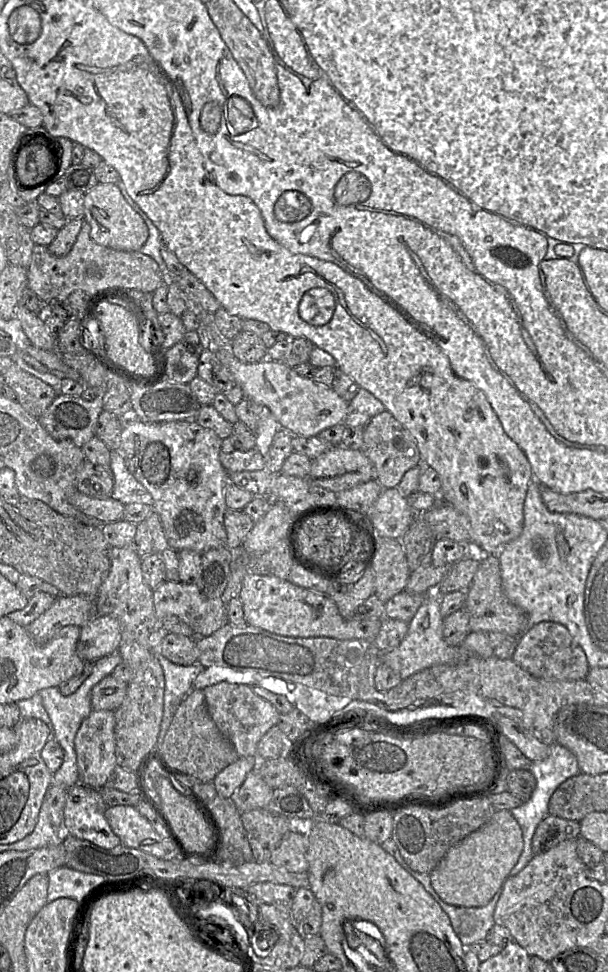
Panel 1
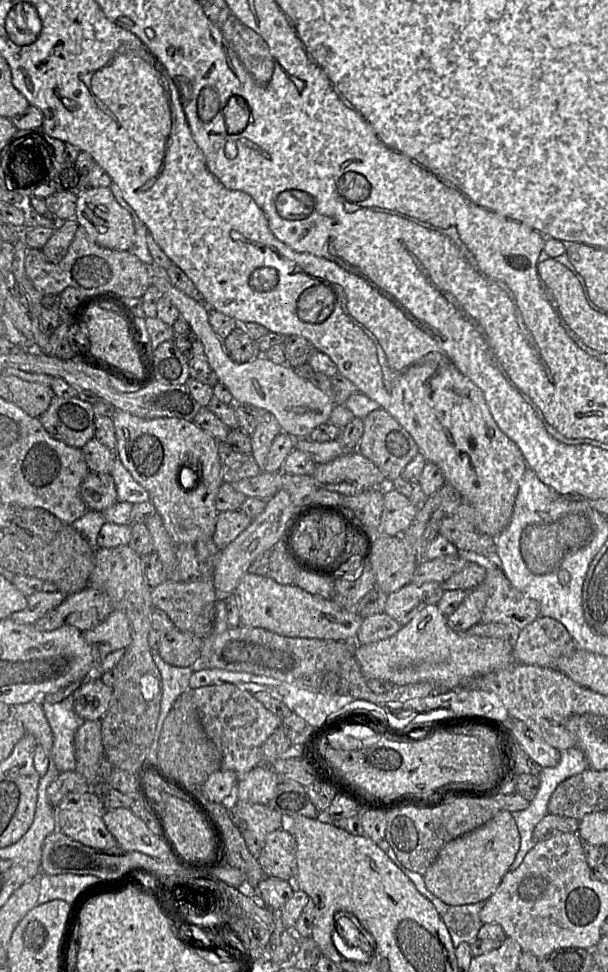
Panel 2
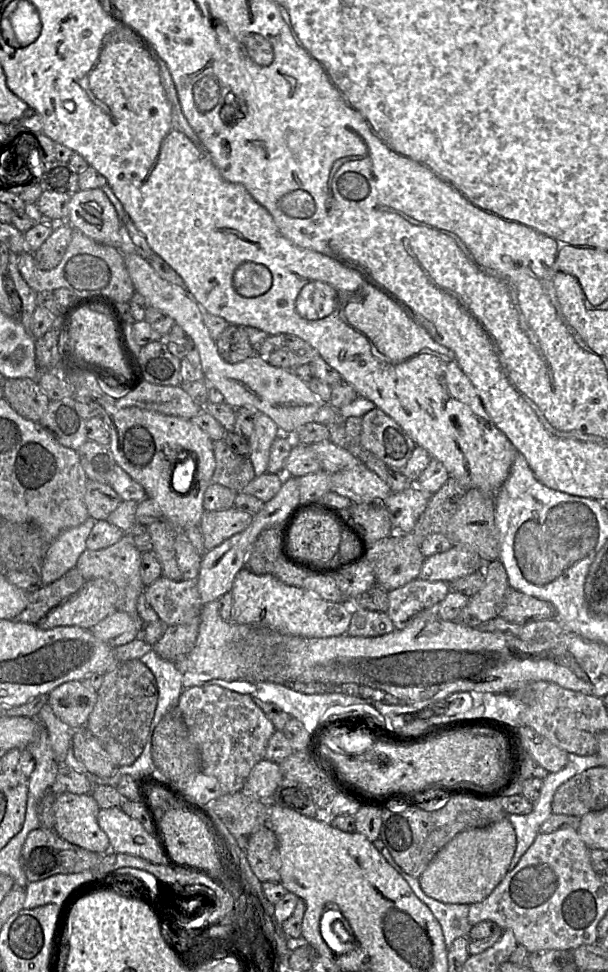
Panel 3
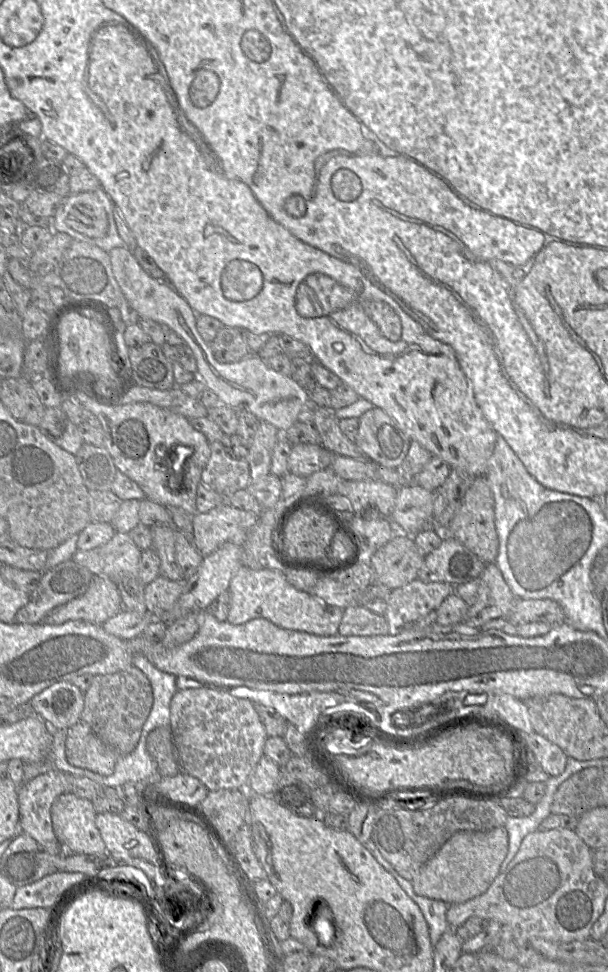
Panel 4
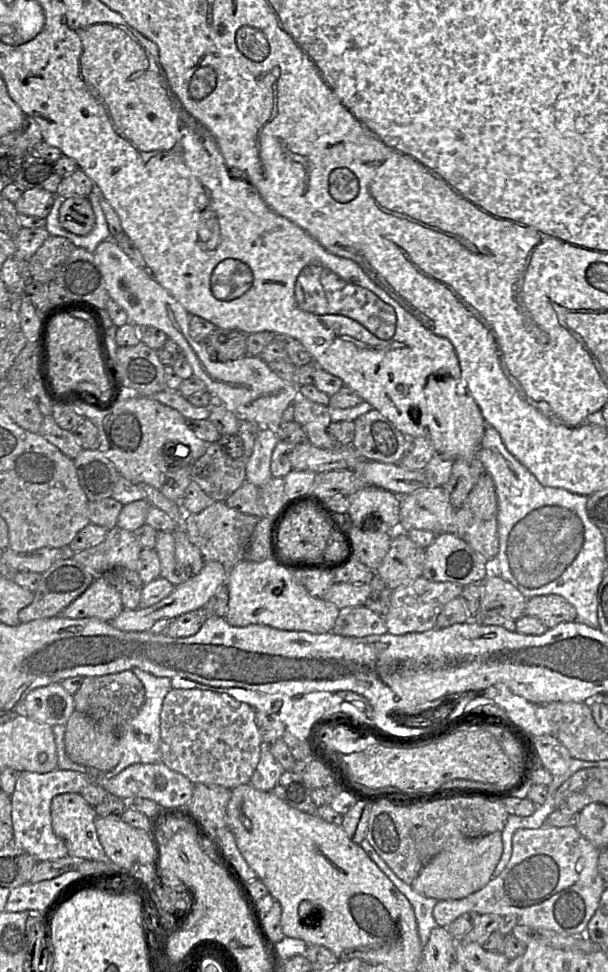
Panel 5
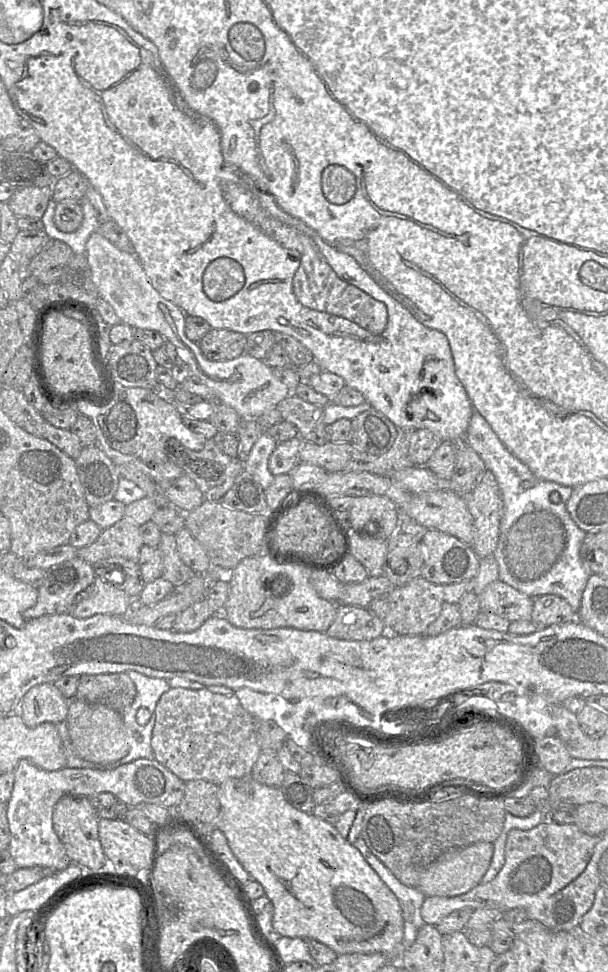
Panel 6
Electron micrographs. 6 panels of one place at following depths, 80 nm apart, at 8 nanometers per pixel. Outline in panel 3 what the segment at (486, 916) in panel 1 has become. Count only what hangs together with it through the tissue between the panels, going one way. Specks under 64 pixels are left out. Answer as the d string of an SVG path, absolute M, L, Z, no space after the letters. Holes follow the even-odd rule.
M377 839L372 843L385 858L387 863L408 883L417 898L431 910L441 926L444 941L448 948L456 938L468 937L472 928L468 919L468 904L446 904L427 896L421 889L418 879L404 872L404 870L395 862L380 839Z

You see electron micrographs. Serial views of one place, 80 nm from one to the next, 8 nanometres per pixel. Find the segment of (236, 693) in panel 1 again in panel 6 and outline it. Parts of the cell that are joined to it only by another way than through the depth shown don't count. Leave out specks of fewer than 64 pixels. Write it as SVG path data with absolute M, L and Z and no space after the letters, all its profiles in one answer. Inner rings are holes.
M170 688L167 692L162 694L157 702L151 747L153 749L154 759L182 781L205 780L216 785L219 785L228 779L242 778L244 776L251 775L252 769L262 752L256 736L256 719L242 707L235 696L216 694L208 690L192 690L185 688Z

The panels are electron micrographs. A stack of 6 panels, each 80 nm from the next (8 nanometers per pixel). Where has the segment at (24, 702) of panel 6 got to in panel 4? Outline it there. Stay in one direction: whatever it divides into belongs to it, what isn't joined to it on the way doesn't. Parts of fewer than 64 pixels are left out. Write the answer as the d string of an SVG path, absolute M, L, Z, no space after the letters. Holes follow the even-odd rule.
M61 681L36 694L30 704L45 722L66 730L81 720L84 693L71 682Z

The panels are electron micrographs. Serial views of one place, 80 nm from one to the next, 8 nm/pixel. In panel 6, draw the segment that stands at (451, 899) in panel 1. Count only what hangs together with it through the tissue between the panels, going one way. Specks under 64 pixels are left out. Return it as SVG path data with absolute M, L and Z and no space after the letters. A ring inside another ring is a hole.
M477 842L465 847L449 849L423 872L416 888L426 897L454 897L464 894L480 884L491 863L493 851L494 844L491 842Z

